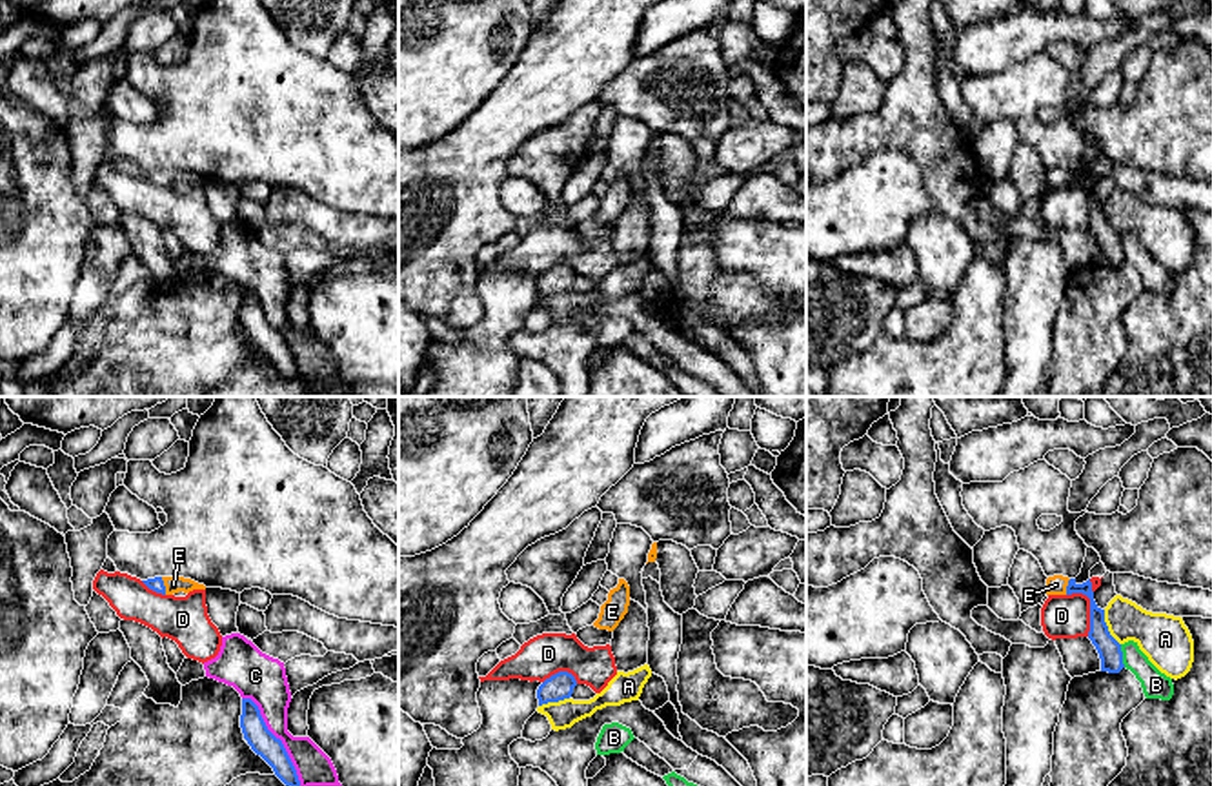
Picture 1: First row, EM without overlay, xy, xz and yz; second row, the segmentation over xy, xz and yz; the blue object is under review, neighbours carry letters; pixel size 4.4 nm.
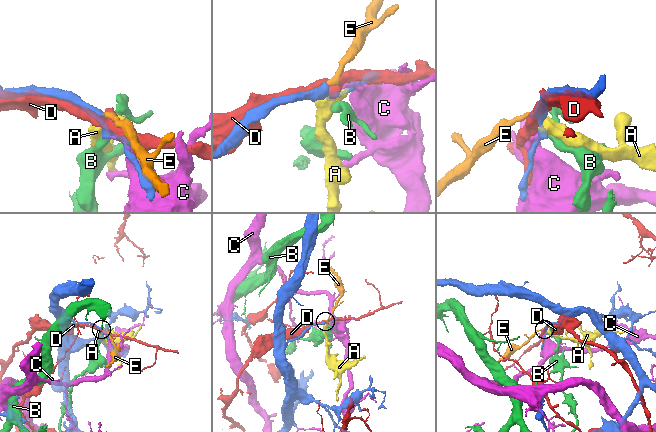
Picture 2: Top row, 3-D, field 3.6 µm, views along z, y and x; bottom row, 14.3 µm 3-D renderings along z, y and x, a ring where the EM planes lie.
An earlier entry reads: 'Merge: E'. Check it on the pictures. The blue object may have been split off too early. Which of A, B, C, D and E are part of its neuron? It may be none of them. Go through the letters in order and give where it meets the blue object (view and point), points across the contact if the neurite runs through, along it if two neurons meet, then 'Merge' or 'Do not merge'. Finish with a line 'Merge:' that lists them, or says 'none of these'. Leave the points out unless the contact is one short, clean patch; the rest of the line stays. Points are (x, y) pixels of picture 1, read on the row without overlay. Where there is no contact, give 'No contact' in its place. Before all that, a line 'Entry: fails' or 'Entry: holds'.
Entry: holds
A: Touches blue at yz (1107, 221). Boundary: yz (1103, 202), (1107, 222), (1120, 237). Do not merge
B: Touches blue at yz (1121, 248). Boundary: yz (1120, 237), (1125, 259). Do not merge
C: Touches blue at xy (279, 332). Do not merge
D: Touches blue at yz (1090, 199). Do not merge
E: Touches blue at xy (164, 179). Path across: xy (157, 177), (164, 179), (173, 177). Merge
Merge: E

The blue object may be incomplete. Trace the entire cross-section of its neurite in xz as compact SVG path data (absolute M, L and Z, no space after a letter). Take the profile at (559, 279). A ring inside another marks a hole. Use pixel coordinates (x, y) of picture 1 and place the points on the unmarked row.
M568 264L551 267L537 282L539 298L570 291L575 278L577 273Z

